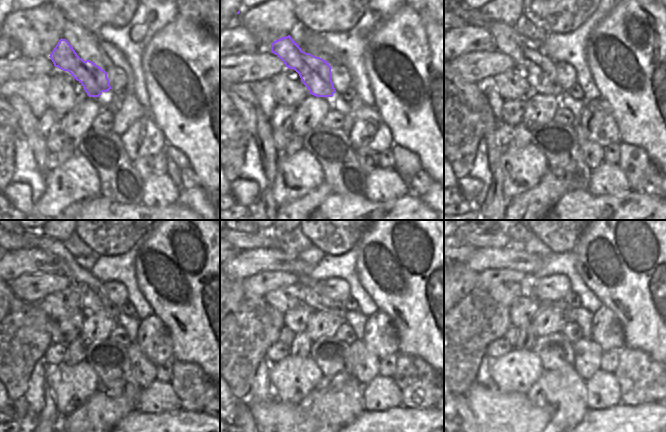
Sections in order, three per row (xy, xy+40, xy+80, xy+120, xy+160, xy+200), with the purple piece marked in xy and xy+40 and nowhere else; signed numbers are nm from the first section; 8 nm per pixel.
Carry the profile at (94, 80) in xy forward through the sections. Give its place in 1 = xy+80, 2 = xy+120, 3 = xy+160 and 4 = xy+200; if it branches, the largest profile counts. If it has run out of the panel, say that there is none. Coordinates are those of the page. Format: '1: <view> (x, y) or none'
1: xy+80 (541, 76)
2: xy+120 (93, 298)
3: xy+160 (312, 295)
4: xy+200 (560, 305)

